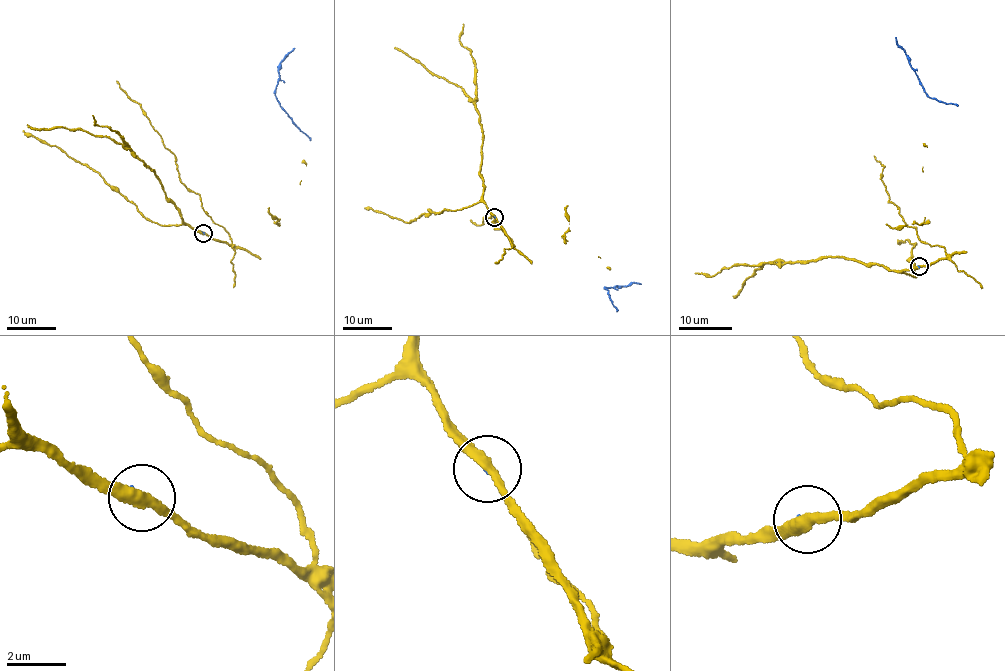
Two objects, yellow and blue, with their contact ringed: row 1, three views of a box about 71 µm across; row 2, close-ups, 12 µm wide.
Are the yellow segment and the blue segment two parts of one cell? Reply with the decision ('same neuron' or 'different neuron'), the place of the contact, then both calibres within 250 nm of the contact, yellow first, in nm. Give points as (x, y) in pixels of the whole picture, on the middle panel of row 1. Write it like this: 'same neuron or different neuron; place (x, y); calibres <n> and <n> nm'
different neuron; place (494, 217); calibres 320 and 70 nm

